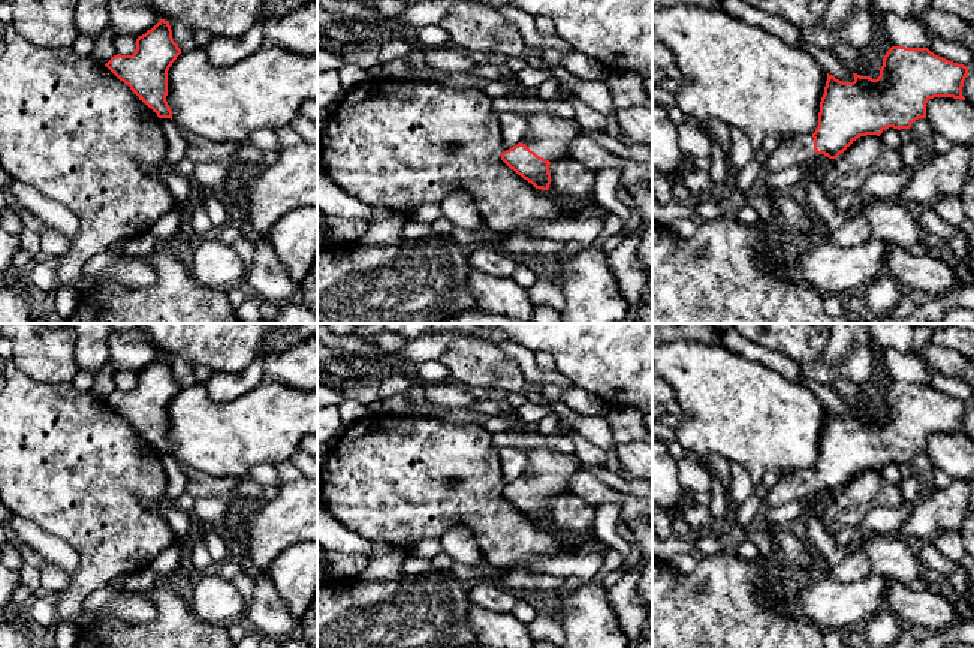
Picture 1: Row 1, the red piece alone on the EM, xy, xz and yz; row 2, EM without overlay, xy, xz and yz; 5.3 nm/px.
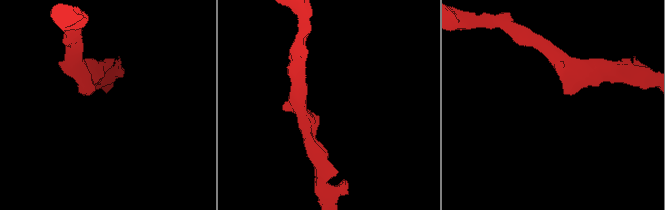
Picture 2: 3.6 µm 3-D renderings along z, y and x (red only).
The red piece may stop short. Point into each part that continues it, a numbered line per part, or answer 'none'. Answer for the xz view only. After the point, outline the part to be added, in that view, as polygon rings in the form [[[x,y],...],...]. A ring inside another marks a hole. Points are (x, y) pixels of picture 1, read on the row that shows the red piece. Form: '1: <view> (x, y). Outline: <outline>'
1: xz (548, 135). Outline: [[[522,114],[527,130],[522,138],[531,151],[545,160],[564,157],[567,144],[579,135],[576,120],[567,120],[555,114]]]

